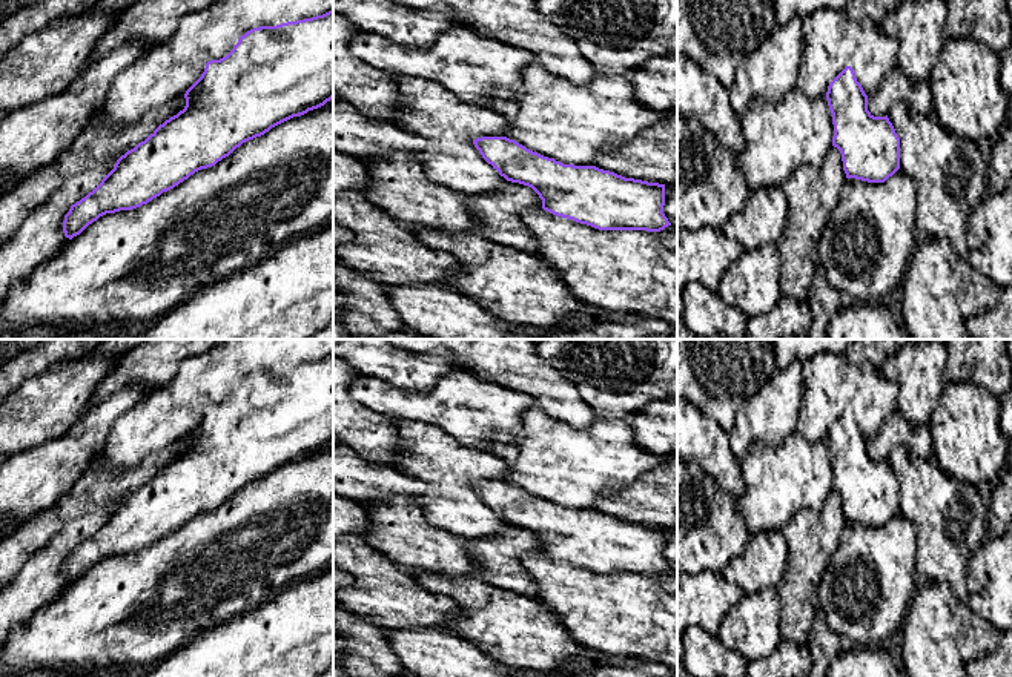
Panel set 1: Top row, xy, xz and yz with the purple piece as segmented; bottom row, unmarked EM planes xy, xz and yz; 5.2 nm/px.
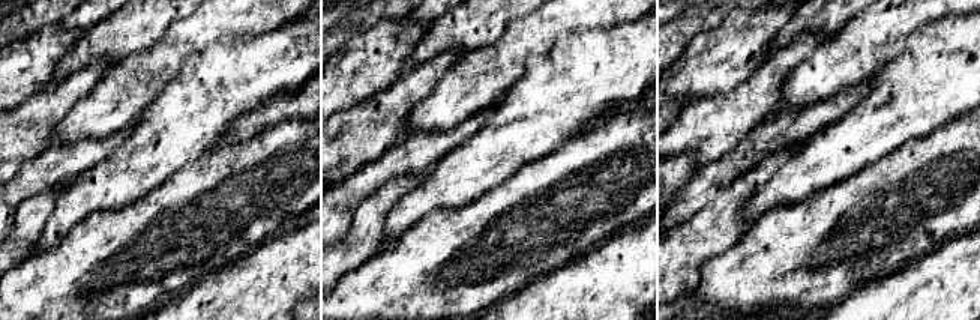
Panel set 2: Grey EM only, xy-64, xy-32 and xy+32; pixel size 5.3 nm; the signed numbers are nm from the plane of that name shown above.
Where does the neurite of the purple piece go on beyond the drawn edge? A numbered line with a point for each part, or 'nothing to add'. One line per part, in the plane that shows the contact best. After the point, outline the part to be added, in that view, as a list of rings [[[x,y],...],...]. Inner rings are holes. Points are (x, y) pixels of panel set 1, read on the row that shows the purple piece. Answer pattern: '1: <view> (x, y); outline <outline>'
nothing to add

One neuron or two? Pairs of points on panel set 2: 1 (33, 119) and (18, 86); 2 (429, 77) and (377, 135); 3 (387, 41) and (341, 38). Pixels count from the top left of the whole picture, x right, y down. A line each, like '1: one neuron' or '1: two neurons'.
1: two neurons
2: one neuron
3: two neurons

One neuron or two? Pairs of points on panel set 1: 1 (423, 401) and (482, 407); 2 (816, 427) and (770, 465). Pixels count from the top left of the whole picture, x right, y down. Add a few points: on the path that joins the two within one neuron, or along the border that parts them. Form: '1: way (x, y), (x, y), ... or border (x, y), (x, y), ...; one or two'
1: way (438, 401), (467, 406); one
2: border (796, 430), (811, 441), (825, 439); two

